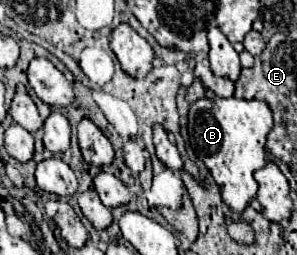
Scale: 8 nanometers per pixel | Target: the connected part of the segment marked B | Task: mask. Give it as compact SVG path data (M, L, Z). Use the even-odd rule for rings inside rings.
M213 97L197 99L189 109L189 141L195 155L209 167L221 189L223 201L241 213L257 195L253 173L265 165L265 139L273 127L273 115L265 101Z

